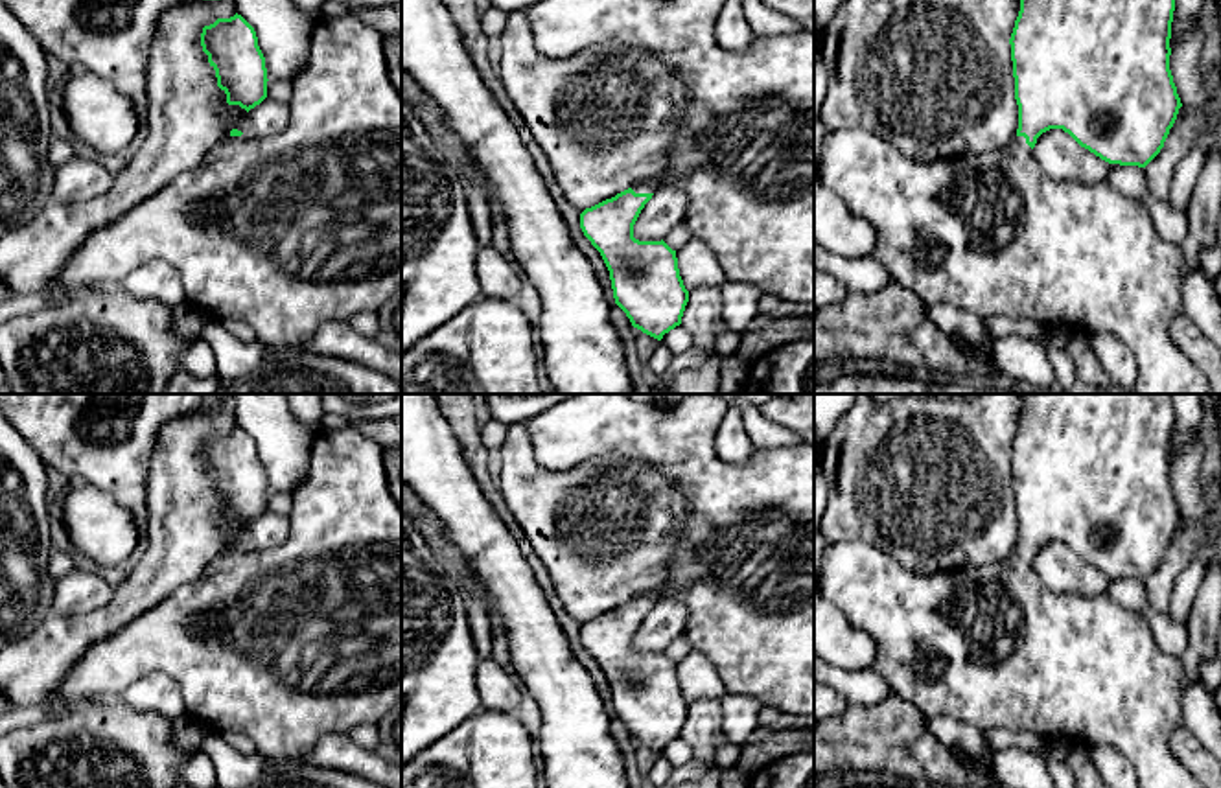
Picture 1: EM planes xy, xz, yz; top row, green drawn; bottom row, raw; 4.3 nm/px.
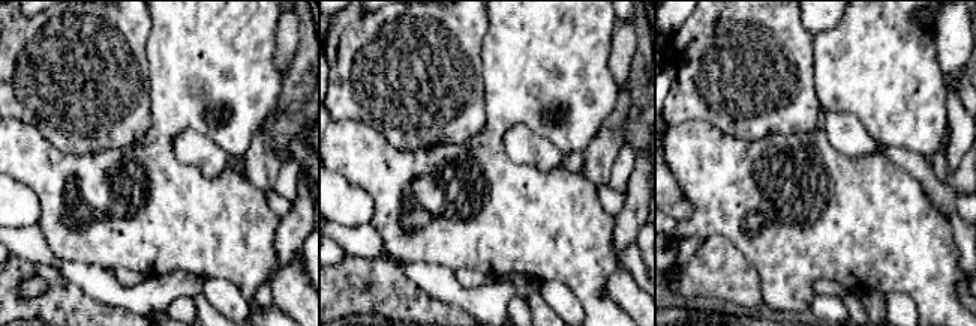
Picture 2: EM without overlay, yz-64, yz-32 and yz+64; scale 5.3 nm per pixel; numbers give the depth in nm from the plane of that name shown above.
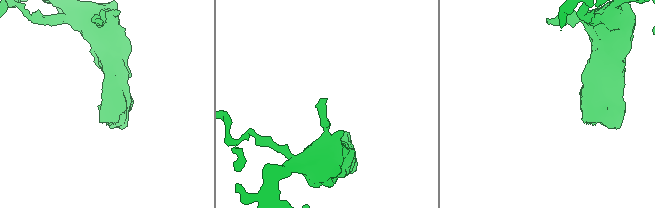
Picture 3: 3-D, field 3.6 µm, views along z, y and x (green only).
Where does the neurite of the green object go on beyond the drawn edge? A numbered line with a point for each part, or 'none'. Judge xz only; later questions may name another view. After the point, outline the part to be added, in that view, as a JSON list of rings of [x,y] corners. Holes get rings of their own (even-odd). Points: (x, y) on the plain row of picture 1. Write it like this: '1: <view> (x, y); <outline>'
1: xz (743, 562); [[[573,394],[527,422],[534,460],[549,471],[565,471],[600,455],[646,462],[669,475],[685,495],[691,516],[669,560],[667,587],[635,597],[635,606],[656,606],[663,598],[687,604],[683,635],[691,650],[705,654],[716,666],[726,692],[751,696],[796,716],[814,716],[814,446],[797,444],[755,449],[748,462],[729,464],[715,449],[726,418],[718,394],[689,394],[672,407],[657,407],[626,394]]]

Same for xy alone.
1: xy (290, 645); [[[350,423],[339,431],[319,431],[311,447],[308,475],[293,492],[291,528],[284,543],[271,550],[225,549],[192,584],[179,587],[114,635],[94,643],[77,665],[70,668],[59,687],[59,694],[41,711],[52,714],[66,709],[70,703],[81,705],[101,694],[122,694],[147,674],[162,672],[179,685],[186,714],[210,731],[230,729],[245,735],[254,744],[256,753],[274,764],[304,757],[322,736],[331,733],[348,733],[361,724],[376,725],[401,701],[401,506],[394,501],[389,488],[383,449],[379,442]]]

